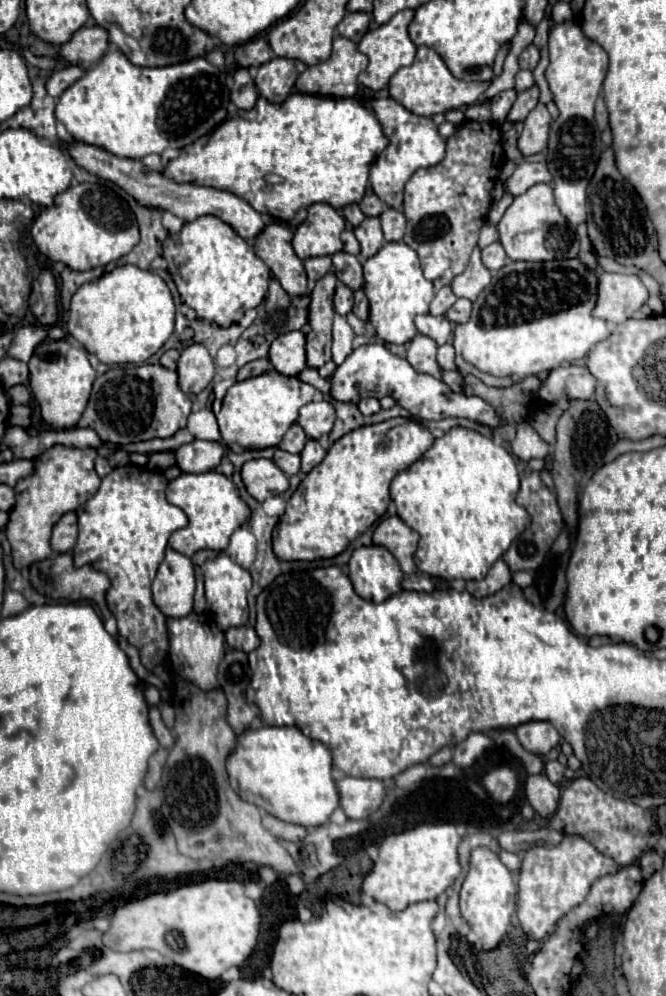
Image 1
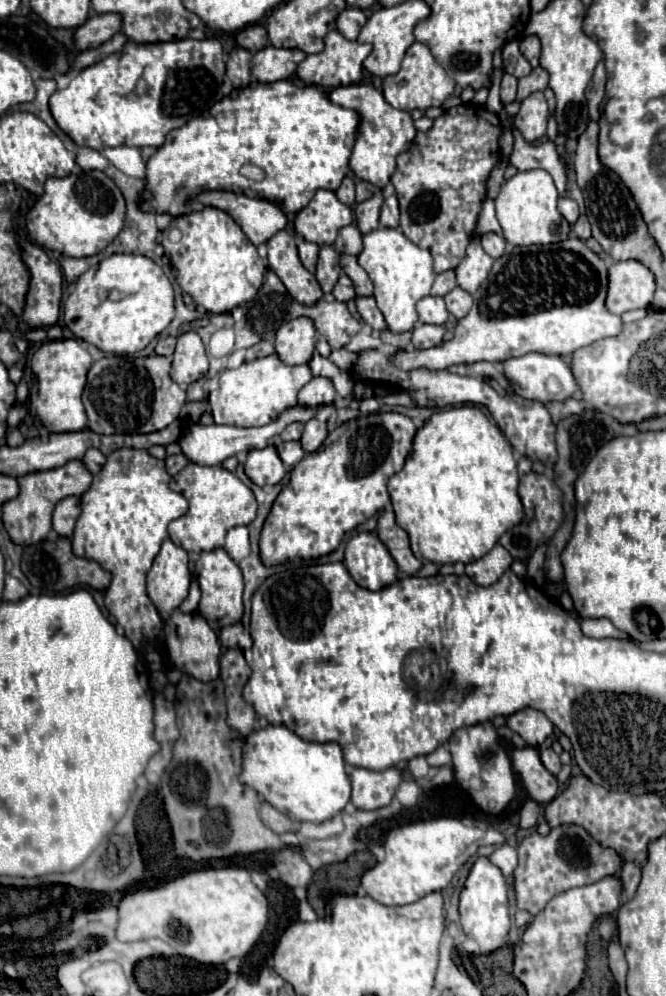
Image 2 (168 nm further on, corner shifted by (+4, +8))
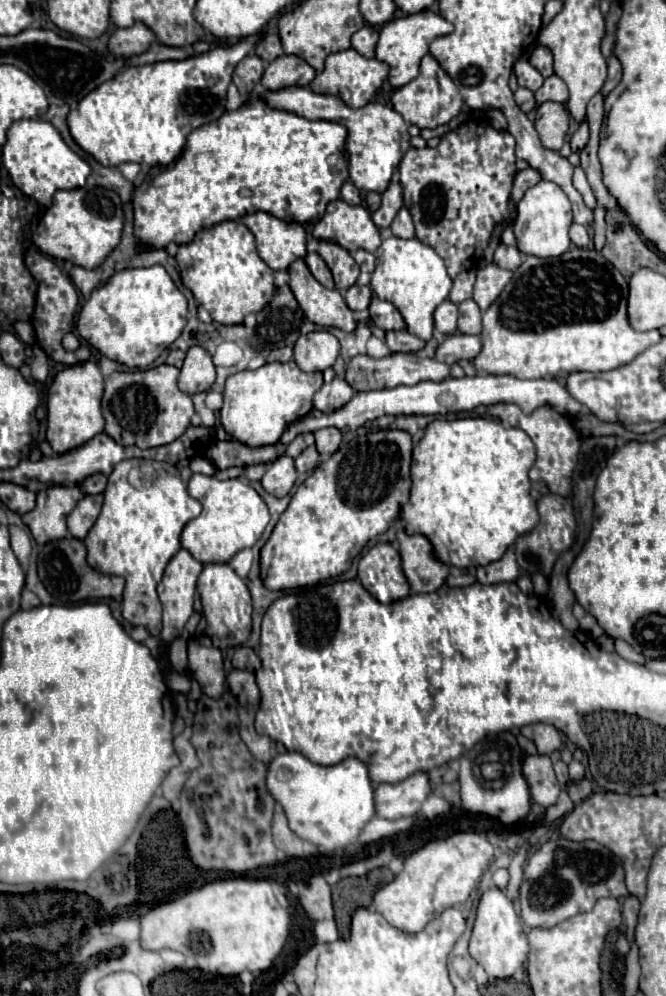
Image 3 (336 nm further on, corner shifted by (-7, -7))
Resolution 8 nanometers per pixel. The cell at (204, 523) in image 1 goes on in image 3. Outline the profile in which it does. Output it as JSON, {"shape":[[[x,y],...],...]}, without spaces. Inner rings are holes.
{"shape":[[[194,473],[188,481],[188,493],[202,503],[202,513],[184,527],[180,541],[182,547],[204,565],[228,563],[238,551],[252,547],[270,521],[264,499],[242,479],[220,481],[216,477]]]}

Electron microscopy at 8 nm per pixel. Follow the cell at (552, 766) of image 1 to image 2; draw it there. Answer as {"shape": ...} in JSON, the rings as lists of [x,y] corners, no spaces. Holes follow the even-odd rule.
{"shape":[[[549,748],[549,750],[541,750],[541,762],[545,764],[545,768],[549,770],[549,772],[553,772],[553,776],[557,776],[559,774],[559,770],[561,770],[561,760],[559,760],[559,756]]]}

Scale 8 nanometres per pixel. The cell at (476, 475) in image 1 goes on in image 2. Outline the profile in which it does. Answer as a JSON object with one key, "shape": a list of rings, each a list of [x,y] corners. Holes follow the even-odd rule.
{"shape":[[[459,406],[433,412],[425,426],[417,430],[413,450],[407,456],[403,470],[389,478],[387,488],[397,524],[407,530],[413,554],[419,560],[429,560],[441,566],[455,562],[469,564],[479,560],[511,526],[523,520],[523,504],[517,496],[517,484],[517,462],[503,432],[493,426],[475,406]]]}

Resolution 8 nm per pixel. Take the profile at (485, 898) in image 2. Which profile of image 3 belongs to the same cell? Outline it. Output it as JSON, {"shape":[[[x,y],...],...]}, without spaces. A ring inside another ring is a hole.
{"shape":[[[498,887],[488,889],[478,903],[478,913],[470,939],[470,955],[472,959],[476,959],[476,963],[484,967],[488,977],[494,979],[514,977],[514,973],[524,965],[528,957],[528,941],[526,933],[522,931],[520,917],[516,915],[512,901]]]}

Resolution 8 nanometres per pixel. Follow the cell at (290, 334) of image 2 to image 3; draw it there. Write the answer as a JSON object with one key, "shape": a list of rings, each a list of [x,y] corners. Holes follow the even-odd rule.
{"shape":[[[312,331],[302,335],[294,347],[294,361],[304,371],[324,371],[334,365],[340,343],[330,331]]]}

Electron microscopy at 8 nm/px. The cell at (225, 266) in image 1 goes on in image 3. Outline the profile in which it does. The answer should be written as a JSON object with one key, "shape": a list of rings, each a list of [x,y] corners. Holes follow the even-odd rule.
{"shape":[[[222,221],[198,231],[190,243],[178,247],[176,261],[184,285],[222,325],[238,325],[248,313],[258,313],[276,291],[274,271],[256,253],[254,235],[242,221]]]}

